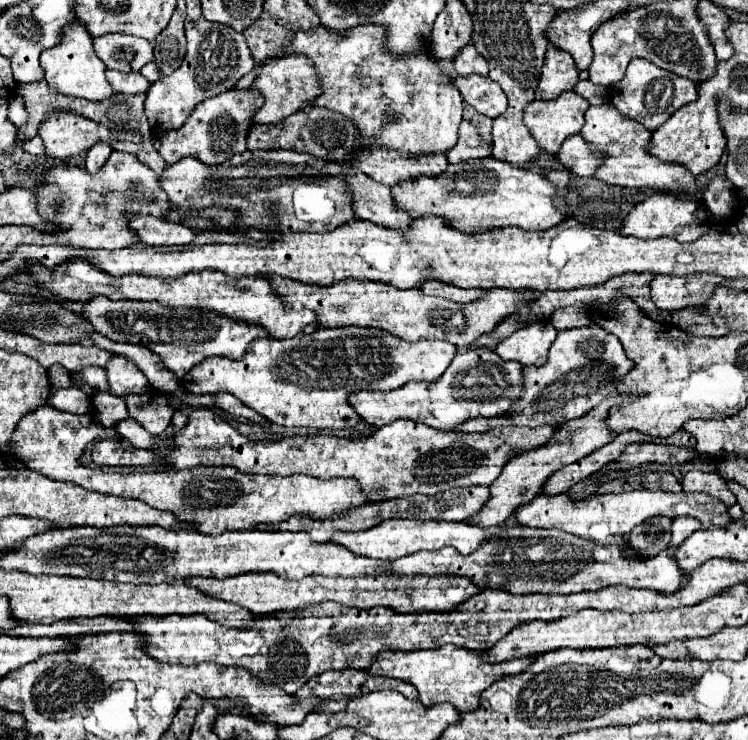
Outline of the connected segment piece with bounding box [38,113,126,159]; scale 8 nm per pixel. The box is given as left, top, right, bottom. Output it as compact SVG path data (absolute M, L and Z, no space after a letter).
M54 113L40 125L38 135L42 137L50 157L68 159L86 151L96 141L112 143L116 139L124 139L126 133L114 133L108 127L76 113Z

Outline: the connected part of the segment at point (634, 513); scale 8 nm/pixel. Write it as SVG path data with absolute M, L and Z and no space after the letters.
M624 491L624 493L606 493L606 495L592 495L586 499L570 499L568 493L560 495L544 495L540 493L526 505L516 507L514 519L520 525L528 527L542 527L542 529L560 529L582 539L594 541L596 545L624 545L628 541L630 531L654 515L666 515L674 519L676 515L692 515L700 519L702 527L710 525L728 525L732 523L728 509L720 499L706 495L706 493L666 493L666 491Z

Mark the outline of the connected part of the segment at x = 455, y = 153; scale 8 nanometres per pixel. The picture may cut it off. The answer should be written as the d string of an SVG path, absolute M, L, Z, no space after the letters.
M462 121L460 123L460 131L458 131L458 143L456 147L448 149L448 153L444 153L448 163L462 163L468 159L484 159L492 155L492 147L490 143L486 143L480 133L478 127L472 125L470 121Z

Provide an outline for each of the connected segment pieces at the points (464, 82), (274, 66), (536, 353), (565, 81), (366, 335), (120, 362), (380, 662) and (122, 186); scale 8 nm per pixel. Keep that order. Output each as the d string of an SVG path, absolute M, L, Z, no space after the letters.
M480 75L456 77L454 85L458 87L468 105L472 105L478 113L490 119L500 117L507 109L508 100L502 87L494 83L490 77L480 77Z
M302 53L280 57L280 59L270 59L260 69L262 71L256 77L256 81L252 83L252 89L260 91L266 101L260 107L260 111L254 115L254 123L276 123L276 121L282 121L286 115L292 115L296 111L306 109L308 103L312 103L318 95L322 95L316 69L312 67L312 61L306 55L302 55Z
M538 319L536 323L530 323L502 339L494 347L494 353L498 353L498 357L504 361L518 361L522 365L540 367L546 363L550 343L556 339L556 335L558 331L548 319Z
M550 45L546 51L540 83L536 89L536 99L550 101L550 99L556 99L564 91L574 89L574 85L578 83L578 73L580 71L572 55Z
M338 327L324 329L314 333L298 333L290 339L254 339L242 359L210 357L194 365L182 379L186 389L194 395L214 395L214 393L232 393L242 405L254 409L258 415L268 419L274 425L284 427L312 427L312 429L354 429L362 419L348 405L348 395L354 391L392 391L408 381L436 381L448 369L456 355L456 347L446 341L422 339L408 343L388 335L388 331L370 329L370 327Z
M112 355L106 367L108 367L108 383L110 383L112 395L144 393L148 389L146 375L126 357Z
M444 645L436 649L420 649L420 651L410 651L410 653L384 651L374 659L368 673L374 677L392 677L392 679L400 679L414 685L420 693L420 703L424 707L452 703L456 711L468 713L468 711L476 711L482 691L486 691L494 681L506 675L516 675L524 671L524 667L528 667L530 661L532 657L524 657L524 659L512 659L512 661L504 661L496 665L496 663L486 663L482 659L482 653Z
M112 151L96 175L78 165L56 165L48 169L38 181L34 203L40 213L46 213L56 233L66 233L66 245L110 251L140 243L140 237L130 229L130 221L136 215L152 215L166 221L174 209L158 183L158 175L134 155L120 151Z

